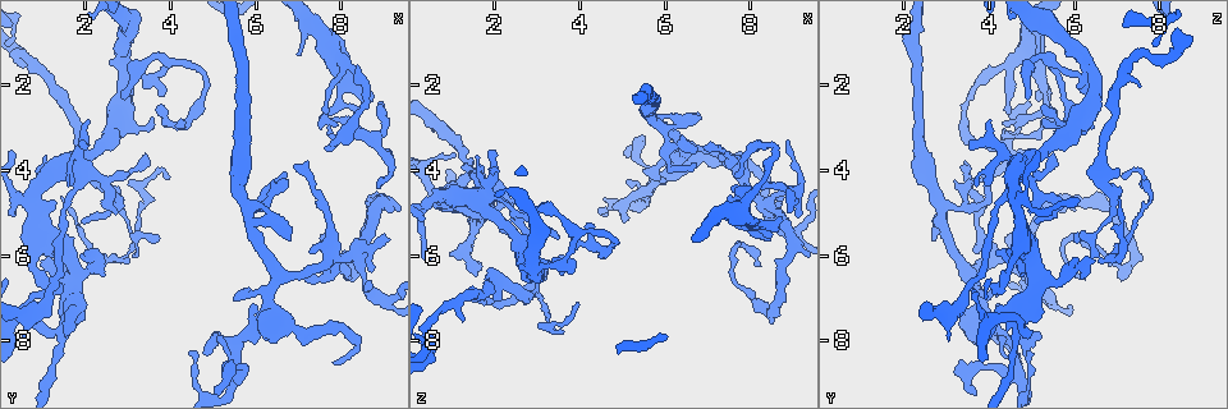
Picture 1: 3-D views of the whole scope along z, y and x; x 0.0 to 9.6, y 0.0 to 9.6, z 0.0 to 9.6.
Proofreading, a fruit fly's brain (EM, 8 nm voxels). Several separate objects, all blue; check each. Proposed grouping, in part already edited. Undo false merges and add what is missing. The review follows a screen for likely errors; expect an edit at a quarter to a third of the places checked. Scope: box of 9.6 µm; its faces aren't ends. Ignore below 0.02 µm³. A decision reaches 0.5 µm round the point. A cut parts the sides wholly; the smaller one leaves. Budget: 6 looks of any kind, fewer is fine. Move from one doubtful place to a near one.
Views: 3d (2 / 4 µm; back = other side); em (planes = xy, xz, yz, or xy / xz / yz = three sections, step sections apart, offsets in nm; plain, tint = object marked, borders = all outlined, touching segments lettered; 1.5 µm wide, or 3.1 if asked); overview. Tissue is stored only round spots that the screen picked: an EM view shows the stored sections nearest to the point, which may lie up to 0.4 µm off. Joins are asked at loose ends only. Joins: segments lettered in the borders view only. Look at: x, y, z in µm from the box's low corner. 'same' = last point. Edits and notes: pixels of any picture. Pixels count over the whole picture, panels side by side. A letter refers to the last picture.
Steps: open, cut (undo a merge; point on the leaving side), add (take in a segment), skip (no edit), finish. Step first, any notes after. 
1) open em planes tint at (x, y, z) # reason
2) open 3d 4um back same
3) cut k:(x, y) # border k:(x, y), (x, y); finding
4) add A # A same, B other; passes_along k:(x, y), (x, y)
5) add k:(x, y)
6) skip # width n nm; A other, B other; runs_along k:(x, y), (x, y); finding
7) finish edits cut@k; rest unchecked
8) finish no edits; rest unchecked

open em yz step 4 borders at (7.30, 5.90, 3.60) # branch stops here

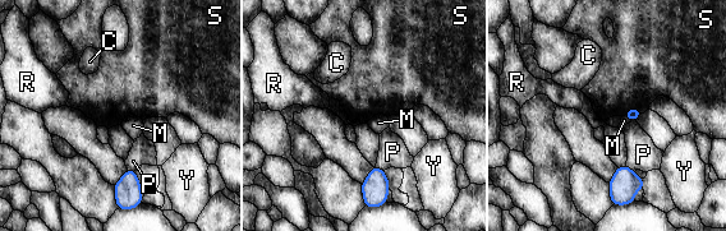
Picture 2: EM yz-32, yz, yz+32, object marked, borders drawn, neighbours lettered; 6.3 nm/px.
open em planes borders same

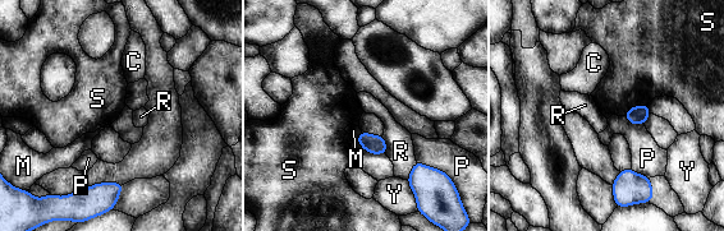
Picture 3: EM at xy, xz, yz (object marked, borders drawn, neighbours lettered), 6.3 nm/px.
skip # C other, M other, P other, R other, S other, Y other; border 3:(416, 160), (443, 171); none of them fits

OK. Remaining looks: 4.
open 3d 2um back at (7.90, 2.60, 5.35)

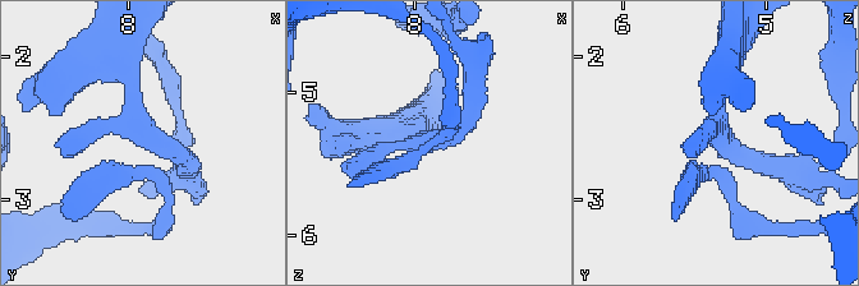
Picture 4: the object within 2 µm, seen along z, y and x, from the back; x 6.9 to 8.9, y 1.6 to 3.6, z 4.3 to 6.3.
open em planes borders at (7.84, 2.56, 5.30)

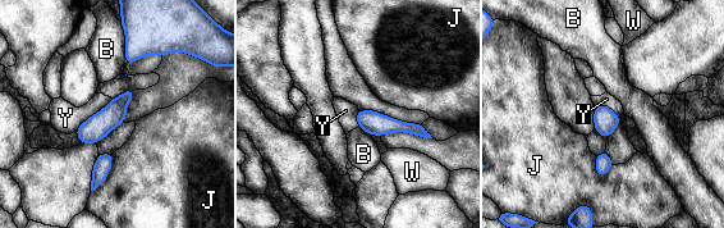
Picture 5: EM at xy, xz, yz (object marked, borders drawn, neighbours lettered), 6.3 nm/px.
skip # width 150 nm; B other, J other, W other, Y other; runs_along 5:(131, 92), (94, 130), (81, 138); all the same neuron

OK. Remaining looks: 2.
open em planes borders at (4.55, 8.95, 4.90) # abrupt turn

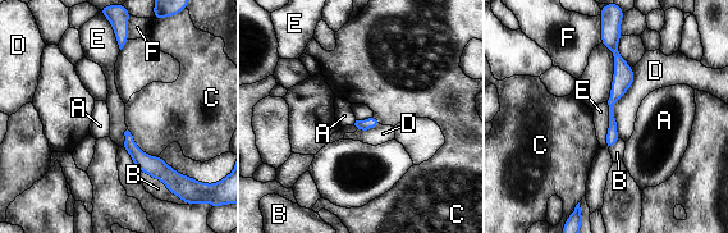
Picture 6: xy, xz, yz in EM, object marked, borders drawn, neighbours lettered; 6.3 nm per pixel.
skip # width 50 nm; A other, B other, C other, D other, E other, F other; runs_along 6:(604, 41), (619, 63), (609, 145); all the same neuron

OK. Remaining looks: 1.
finish no edits; rest unchecked

